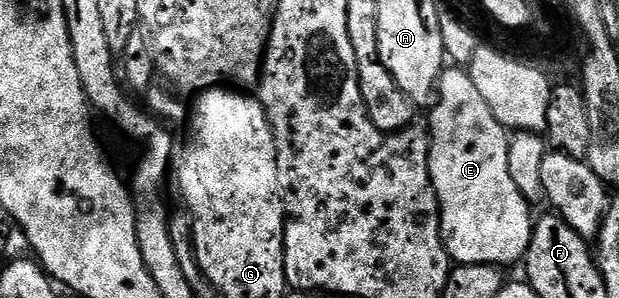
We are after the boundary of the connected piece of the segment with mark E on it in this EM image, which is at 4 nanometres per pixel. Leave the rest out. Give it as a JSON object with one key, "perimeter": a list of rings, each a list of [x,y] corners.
{"perimeter":[[[444,69],[439,75],[437,97],[431,110],[431,182],[435,185],[435,195],[439,197],[439,220],[443,232],[443,244],[451,255],[452,263],[460,266],[481,264],[504,268],[510,262],[524,261],[527,249],[531,247],[532,203],[513,184],[509,176],[509,141],[508,131],[493,116],[489,104],[477,92],[470,73],[466,69]]]}

